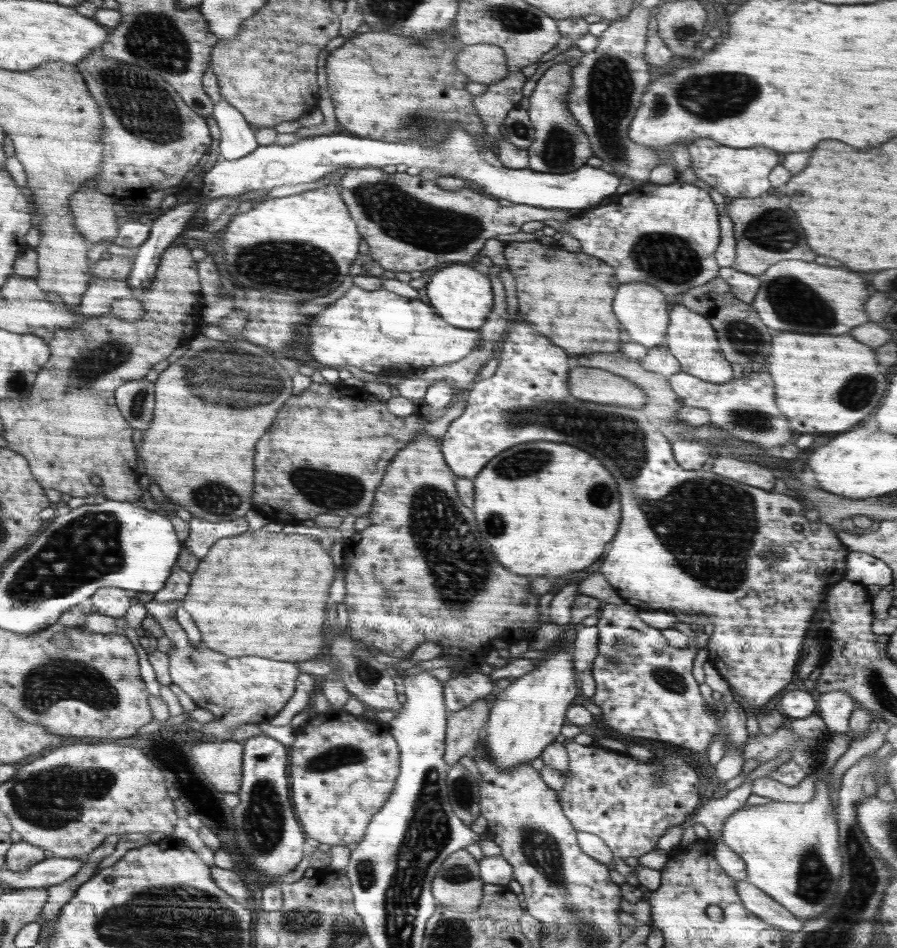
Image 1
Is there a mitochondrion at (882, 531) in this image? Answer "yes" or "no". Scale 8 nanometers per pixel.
no

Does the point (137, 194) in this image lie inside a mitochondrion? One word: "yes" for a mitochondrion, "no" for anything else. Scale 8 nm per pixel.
no

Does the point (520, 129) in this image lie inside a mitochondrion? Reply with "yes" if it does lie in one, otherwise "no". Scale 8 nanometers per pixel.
yes

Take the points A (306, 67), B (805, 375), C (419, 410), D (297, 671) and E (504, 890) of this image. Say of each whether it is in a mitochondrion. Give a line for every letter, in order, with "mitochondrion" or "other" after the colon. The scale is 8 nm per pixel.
A: other
B: other
C: other
D: other
E: other

